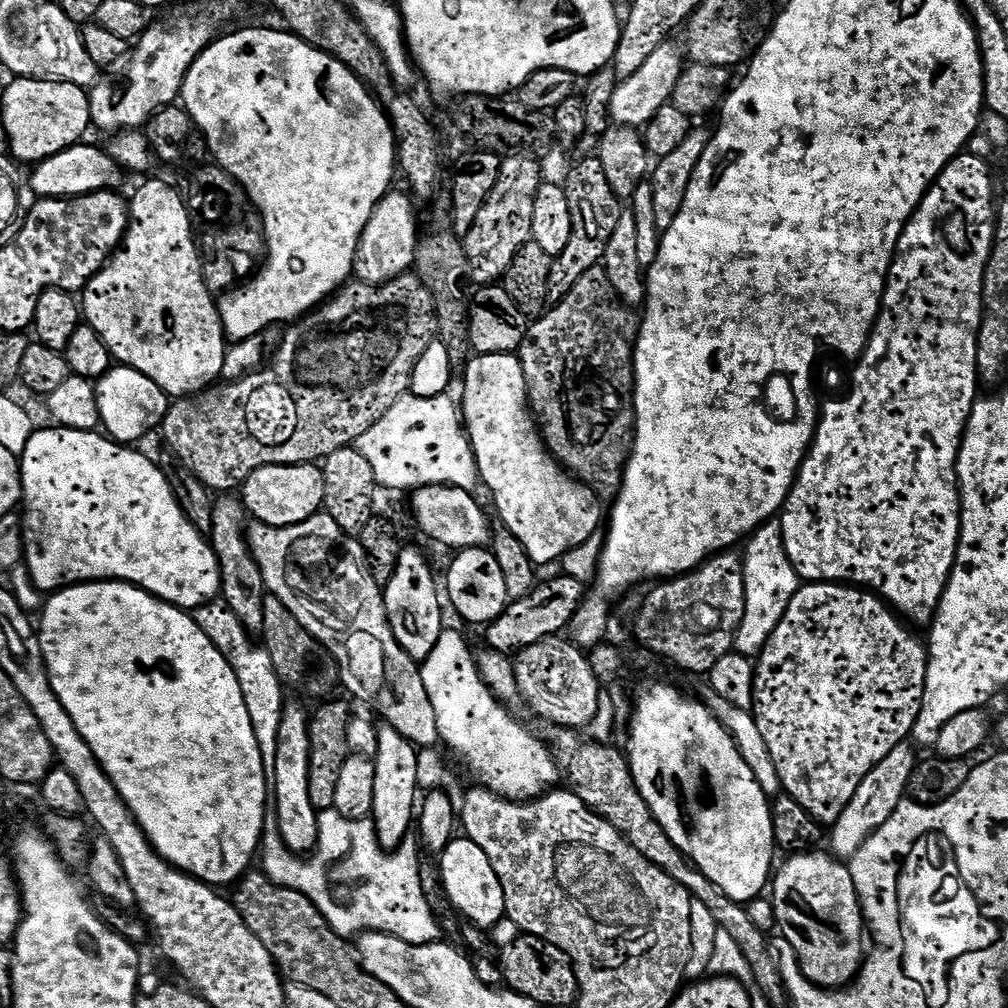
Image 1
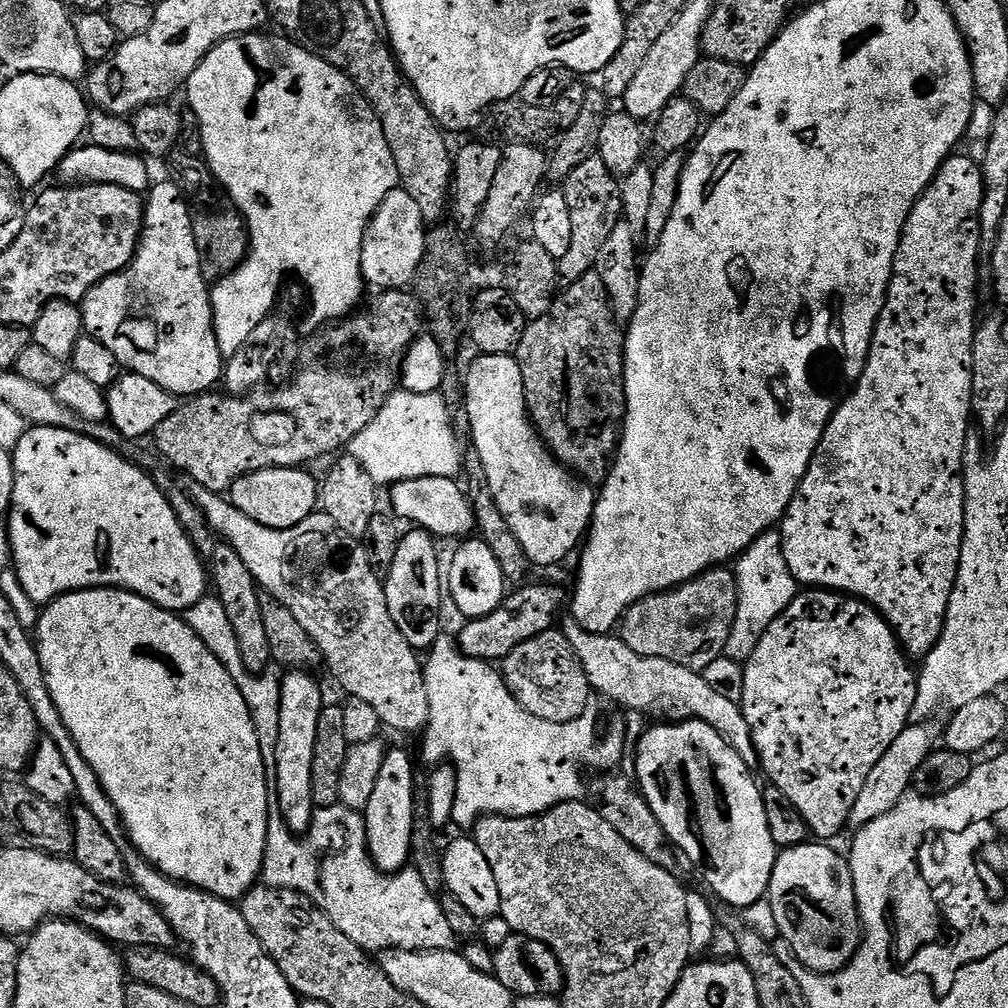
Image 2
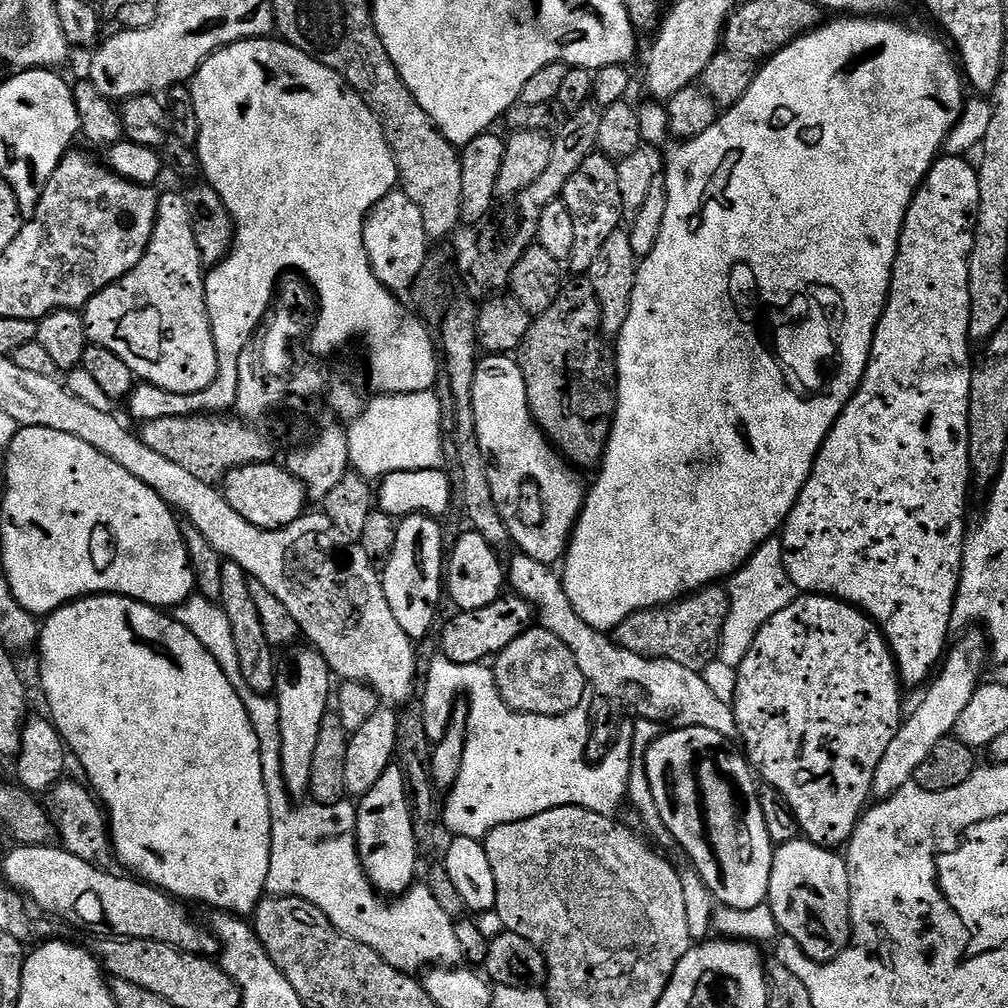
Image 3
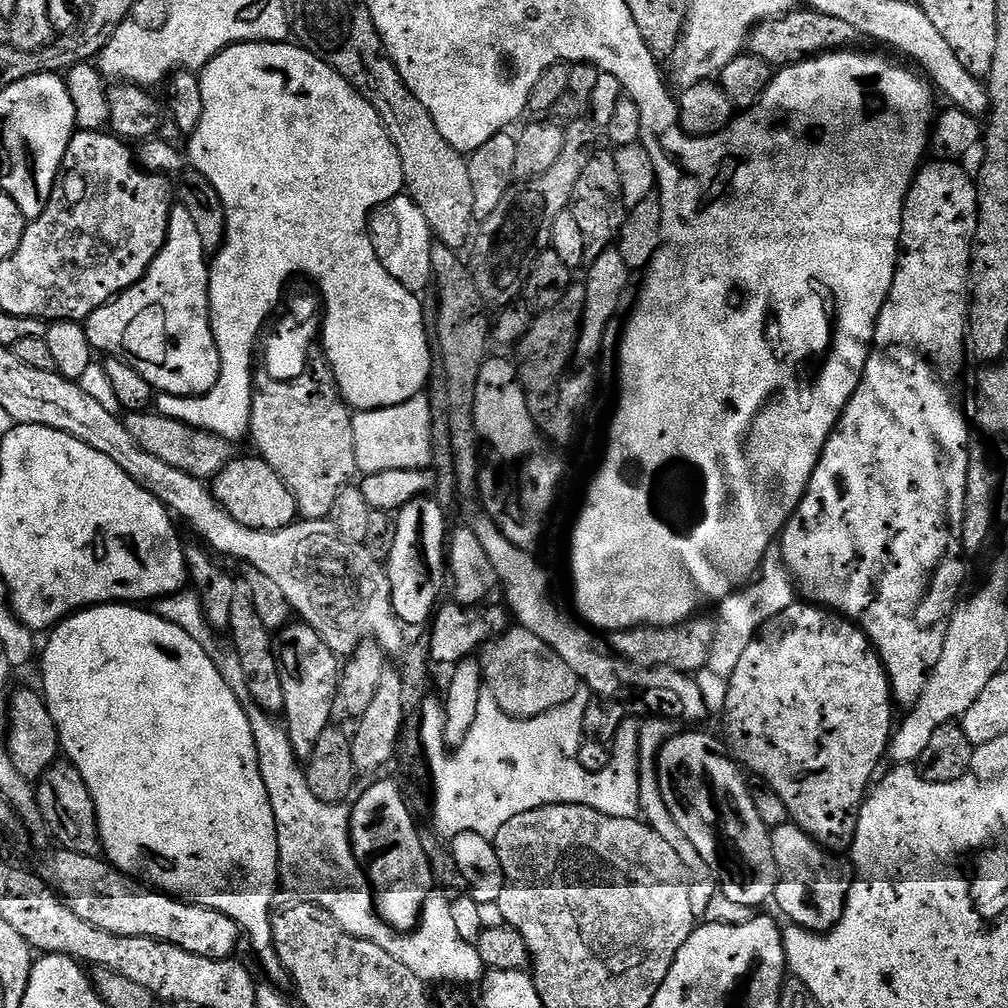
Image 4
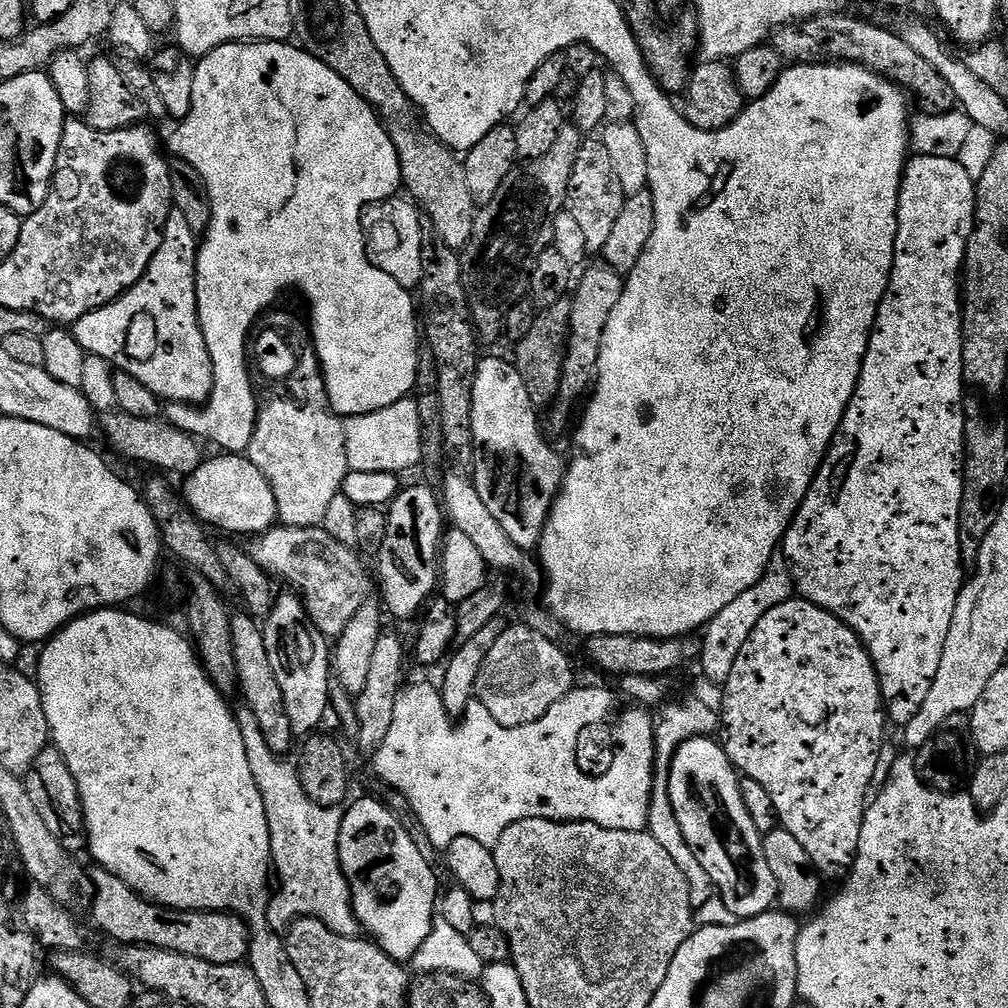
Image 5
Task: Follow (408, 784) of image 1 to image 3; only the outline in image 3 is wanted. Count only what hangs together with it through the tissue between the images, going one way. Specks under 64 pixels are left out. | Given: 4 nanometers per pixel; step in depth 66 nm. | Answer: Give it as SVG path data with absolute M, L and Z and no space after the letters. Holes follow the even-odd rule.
M399 766L388 768L386 774L378 778L374 790L359 797L356 809L356 849L360 855L360 864L372 887L388 898L403 896L413 887L415 880L412 879L416 876L418 839L411 826L407 786L408 781Z

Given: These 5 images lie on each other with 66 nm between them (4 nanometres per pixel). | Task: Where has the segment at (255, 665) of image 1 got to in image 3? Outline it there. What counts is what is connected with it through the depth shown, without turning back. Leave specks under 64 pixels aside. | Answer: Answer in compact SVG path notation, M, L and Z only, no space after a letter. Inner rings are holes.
M193 594L187 600L176 605L174 619L222 666L222 674L230 678L238 698L242 698L242 706L246 706L246 714L250 718L250 726L254 726L254 734L258 734L258 746L262 758L262 778L266 782L266 798L270 802L270 822L272 823L272 841L270 842L270 874L266 878L268 887L267 895L275 898L277 896L293 896L299 900L310 902L330 918L330 922L342 934L370 946L390 966L394 966L400 972L409 974L419 973L421 970L431 969L433 966L456 966L464 960L462 946L458 946L458 934L453 917L438 906L438 898L434 898L431 887L413 886L403 896L395 897L391 903L382 899L381 893L372 887L364 867L360 864L360 855L356 849L356 809L357 805L351 799L345 798L336 804L317 804L315 802L304 802L301 808L295 808L294 800L289 795L287 784L283 780L282 772L282 726L280 725L280 707L275 695L263 696L255 693L248 685L248 678L242 674L242 667L239 665L237 647L234 646L233 631L230 628L230 621L226 618L226 610L217 601L210 600L202 595Z

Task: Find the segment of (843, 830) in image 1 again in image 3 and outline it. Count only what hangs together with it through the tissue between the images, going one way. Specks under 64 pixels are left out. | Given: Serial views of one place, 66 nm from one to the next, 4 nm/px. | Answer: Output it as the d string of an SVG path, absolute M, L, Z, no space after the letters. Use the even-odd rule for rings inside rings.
M968 630L961 636L964 637L947 649L939 665L938 675L923 693L919 709L901 723L900 729L894 734L894 742L890 742L886 754L882 754L882 762L878 762L878 770L874 770L872 779L873 797L893 796L898 789L910 783L918 766L922 766L922 762L930 758L930 750L934 750L938 742L949 739L955 733L962 710L966 710L970 698L974 698L982 683L980 675L984 672L984 663L989 663L990 660L990 645L983 631Z

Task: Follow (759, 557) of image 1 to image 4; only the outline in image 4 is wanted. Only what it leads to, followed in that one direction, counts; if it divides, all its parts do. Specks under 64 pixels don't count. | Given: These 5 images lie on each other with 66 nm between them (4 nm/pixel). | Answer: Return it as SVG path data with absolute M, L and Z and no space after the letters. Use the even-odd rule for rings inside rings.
M779 543L772 544L762 558L759 572L743 588L730 593L726 599L720 601L718 605L720 613L715 613L714 616L716 622L714 646L710 646L707 668L718 675L732 676L742 654L746 654L750 642L754 642L761 628L778 614L782 614L782 610L797 603L797 600L798 589L788 572L788 567L784 565L784 552L780 549Z

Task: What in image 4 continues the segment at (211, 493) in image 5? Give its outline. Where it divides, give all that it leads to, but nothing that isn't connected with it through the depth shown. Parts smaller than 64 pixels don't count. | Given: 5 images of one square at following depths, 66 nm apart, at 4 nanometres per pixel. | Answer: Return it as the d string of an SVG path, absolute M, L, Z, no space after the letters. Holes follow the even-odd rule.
M255 455L252 456L245 460L229 460L219 475L211 481L210 491L221 508L225 508L230 514L230 518L242 522L242 526L256 528L260 532L276 532L297 519L296 506L288 488L280 481L278 474L274 474L272 467Z

